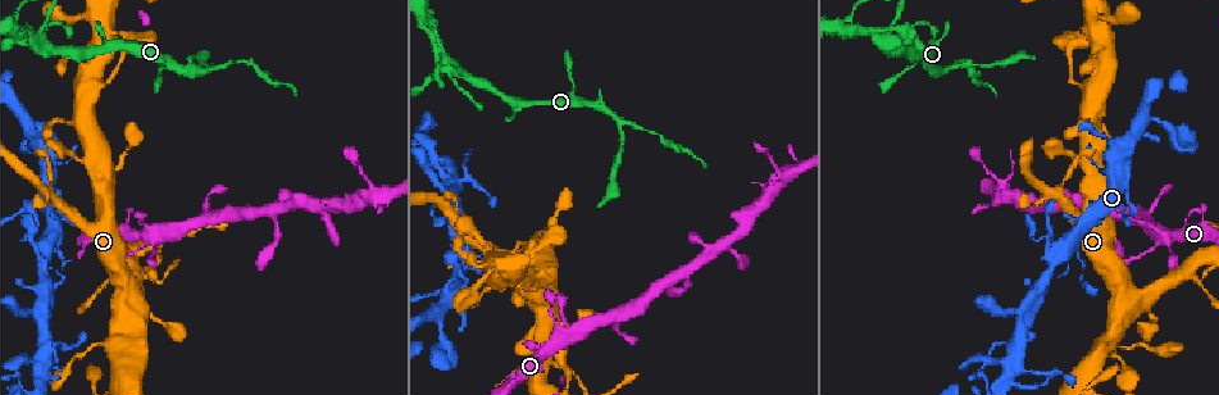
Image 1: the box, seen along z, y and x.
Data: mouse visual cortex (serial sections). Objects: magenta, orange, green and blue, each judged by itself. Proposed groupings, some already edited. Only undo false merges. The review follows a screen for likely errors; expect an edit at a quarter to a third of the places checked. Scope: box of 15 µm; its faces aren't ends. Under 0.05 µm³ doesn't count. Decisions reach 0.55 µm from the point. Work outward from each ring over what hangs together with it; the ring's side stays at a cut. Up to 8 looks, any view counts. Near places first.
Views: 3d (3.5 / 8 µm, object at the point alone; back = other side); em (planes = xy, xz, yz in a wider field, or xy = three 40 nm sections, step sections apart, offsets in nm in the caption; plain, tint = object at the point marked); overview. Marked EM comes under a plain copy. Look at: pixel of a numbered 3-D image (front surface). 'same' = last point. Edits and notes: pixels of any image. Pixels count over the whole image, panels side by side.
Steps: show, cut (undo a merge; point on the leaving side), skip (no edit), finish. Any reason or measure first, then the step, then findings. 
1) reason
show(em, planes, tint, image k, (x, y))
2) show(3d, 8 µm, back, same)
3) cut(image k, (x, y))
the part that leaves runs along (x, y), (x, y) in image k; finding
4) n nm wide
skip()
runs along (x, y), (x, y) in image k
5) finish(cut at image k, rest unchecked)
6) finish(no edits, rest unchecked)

show(3d, 3.5 µm, back, image 1, (548, 313))

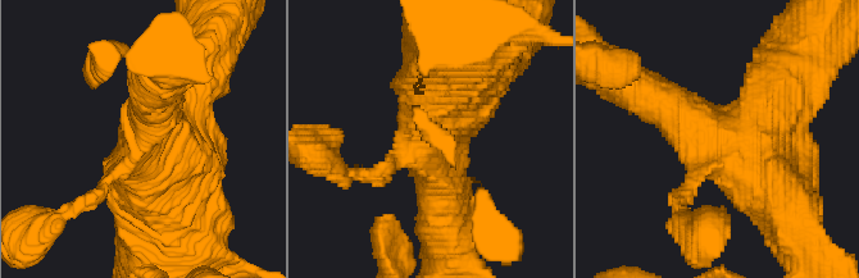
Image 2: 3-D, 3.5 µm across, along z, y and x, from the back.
need the tissue
show(em, xy, step 3, tint, image 2, (720, 137))

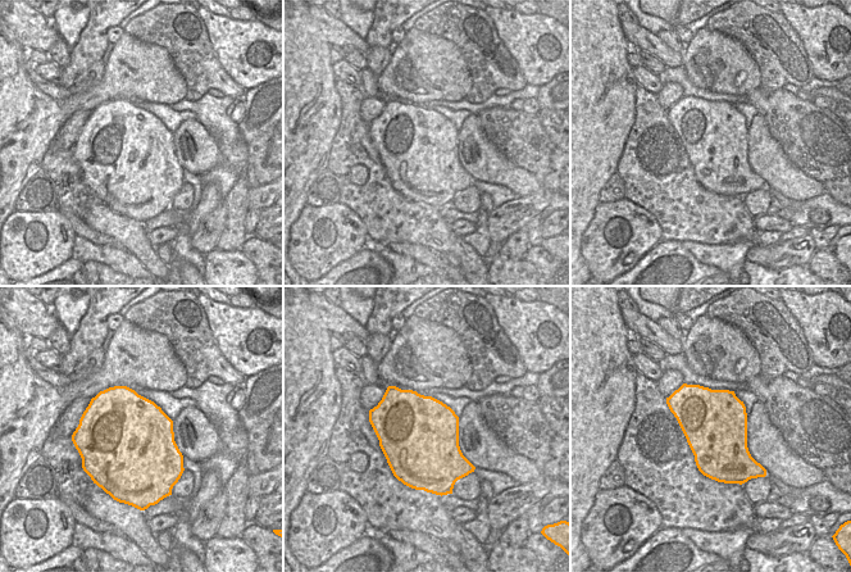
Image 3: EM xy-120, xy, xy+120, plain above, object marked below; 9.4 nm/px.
skip()
runs along (192, 72), (157, 138), (172, 213) in image 2; one cell here

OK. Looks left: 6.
calibre changes
show(3d, 3.5 µm, image 1, (951, 67))

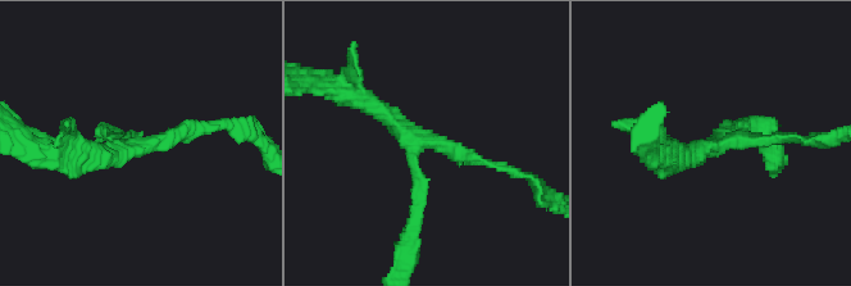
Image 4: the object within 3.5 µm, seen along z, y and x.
3 arms; arms of 150, 200, 300 nm
show(em, xy, step 2, tint, image 4, (415, 132))

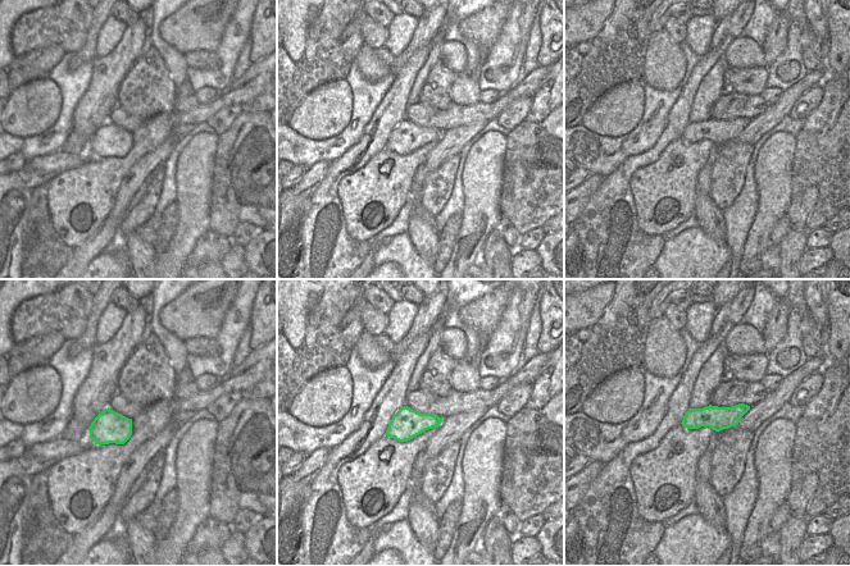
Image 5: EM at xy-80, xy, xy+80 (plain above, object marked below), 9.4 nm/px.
skip()
runs along (342, 91), (414, 134), (418, 216) in image 4; one cell here

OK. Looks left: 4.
three-way junction
show(3d, 3.5 µm, image 1, (434, 216))

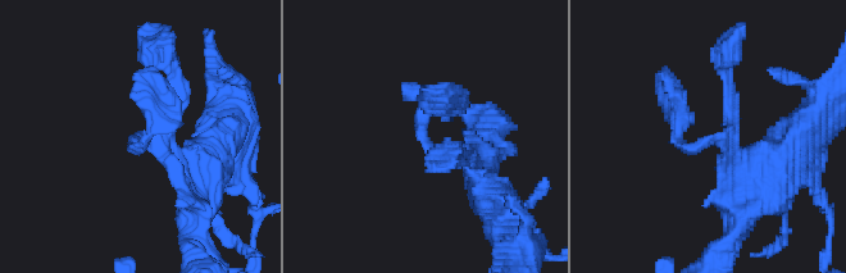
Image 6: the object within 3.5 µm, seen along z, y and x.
3 arms; arms of 150, 250, 250 nm
show(em, planes, tint, image 6, (425, 138))

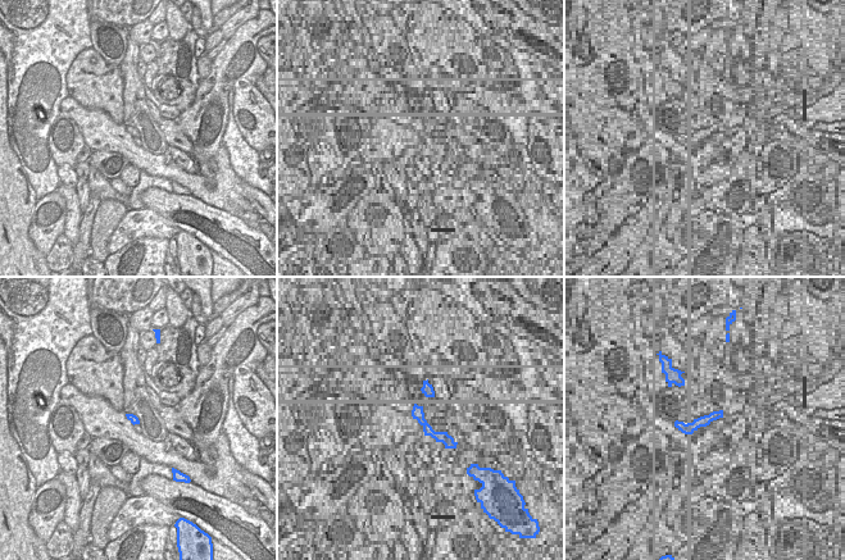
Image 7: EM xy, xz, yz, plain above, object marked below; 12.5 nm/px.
skip()
runs along (768, 173), (728, 141), (686, 149), (676, 98) in image 6; continuous, no second cell

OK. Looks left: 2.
finish(no edits, rest unchecked)

